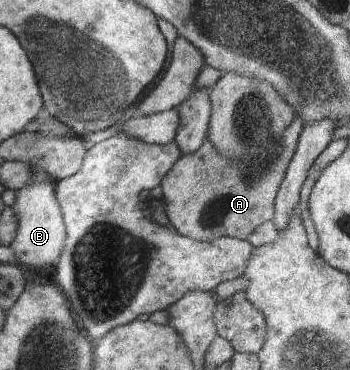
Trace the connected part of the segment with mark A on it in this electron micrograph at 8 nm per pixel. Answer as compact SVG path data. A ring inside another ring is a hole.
M295 114L292 124L284 131L282 150L270 158L230 159L219 155L208 139L196 152L181 156L160 183L169 224L180 234L197 241L212 242L220 237L246 240L257 227L274 216L276 193L293 157L303 124Z

